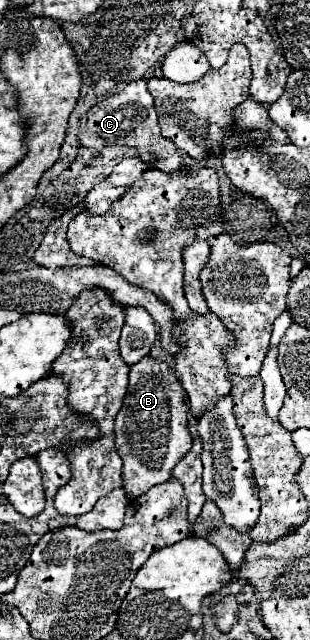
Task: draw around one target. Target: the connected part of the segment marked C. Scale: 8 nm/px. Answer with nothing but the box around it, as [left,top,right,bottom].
[79,79,185,173]

